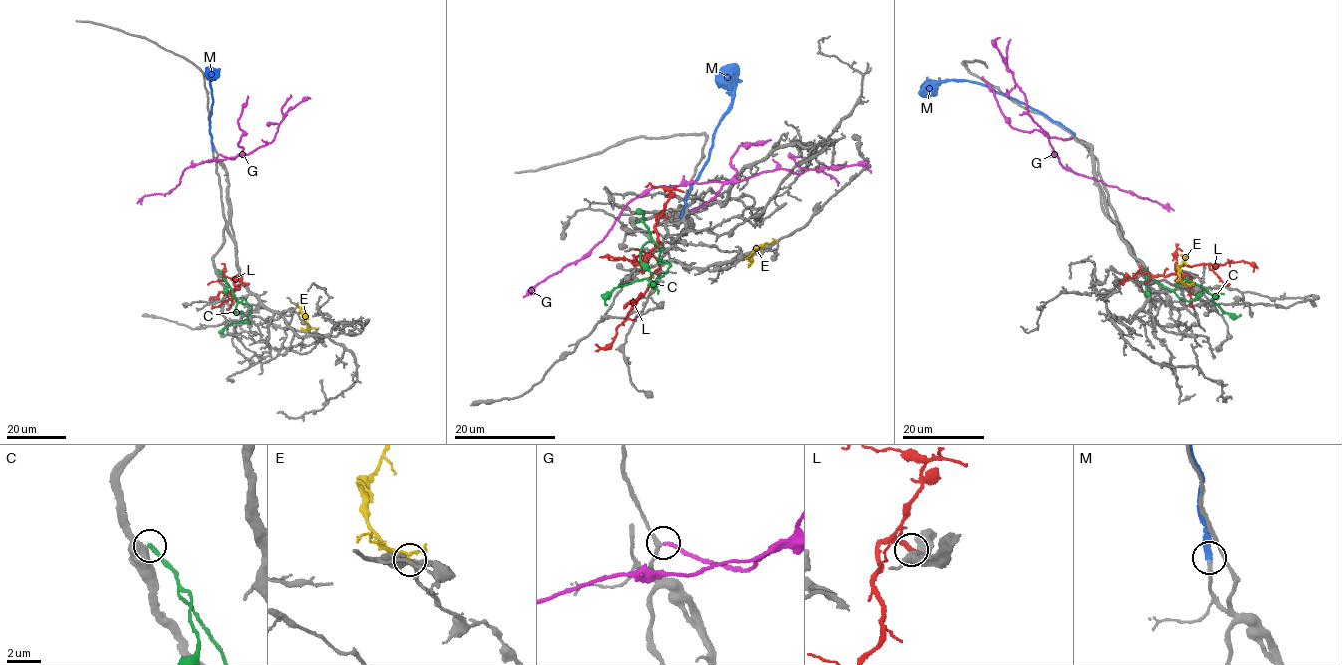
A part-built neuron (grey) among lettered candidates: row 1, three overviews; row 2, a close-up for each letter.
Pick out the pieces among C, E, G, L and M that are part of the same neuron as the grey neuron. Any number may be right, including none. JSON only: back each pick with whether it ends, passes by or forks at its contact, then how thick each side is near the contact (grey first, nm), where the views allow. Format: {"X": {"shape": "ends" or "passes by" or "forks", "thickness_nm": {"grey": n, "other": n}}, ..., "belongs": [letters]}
{"G": {"shape": "ends", "thickness_nm": {"grey": 200, "other": 200}}, "M": {"shape": "ends", "thickness_nm": {"grey": 190, "other": 280}}, "belongs": ["G", "M"]}

